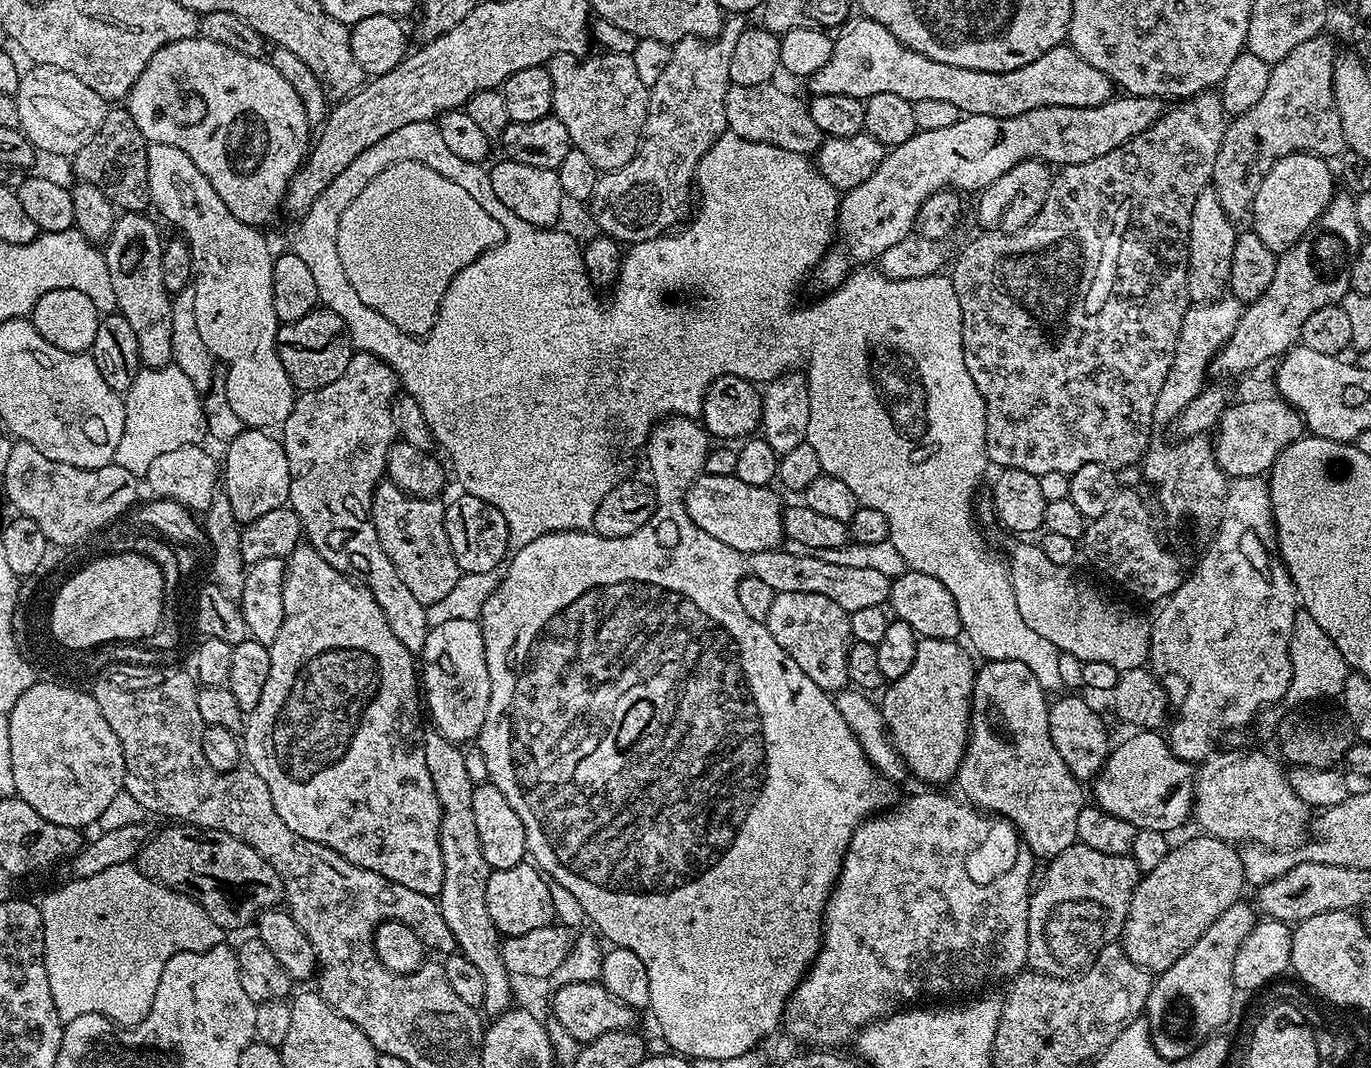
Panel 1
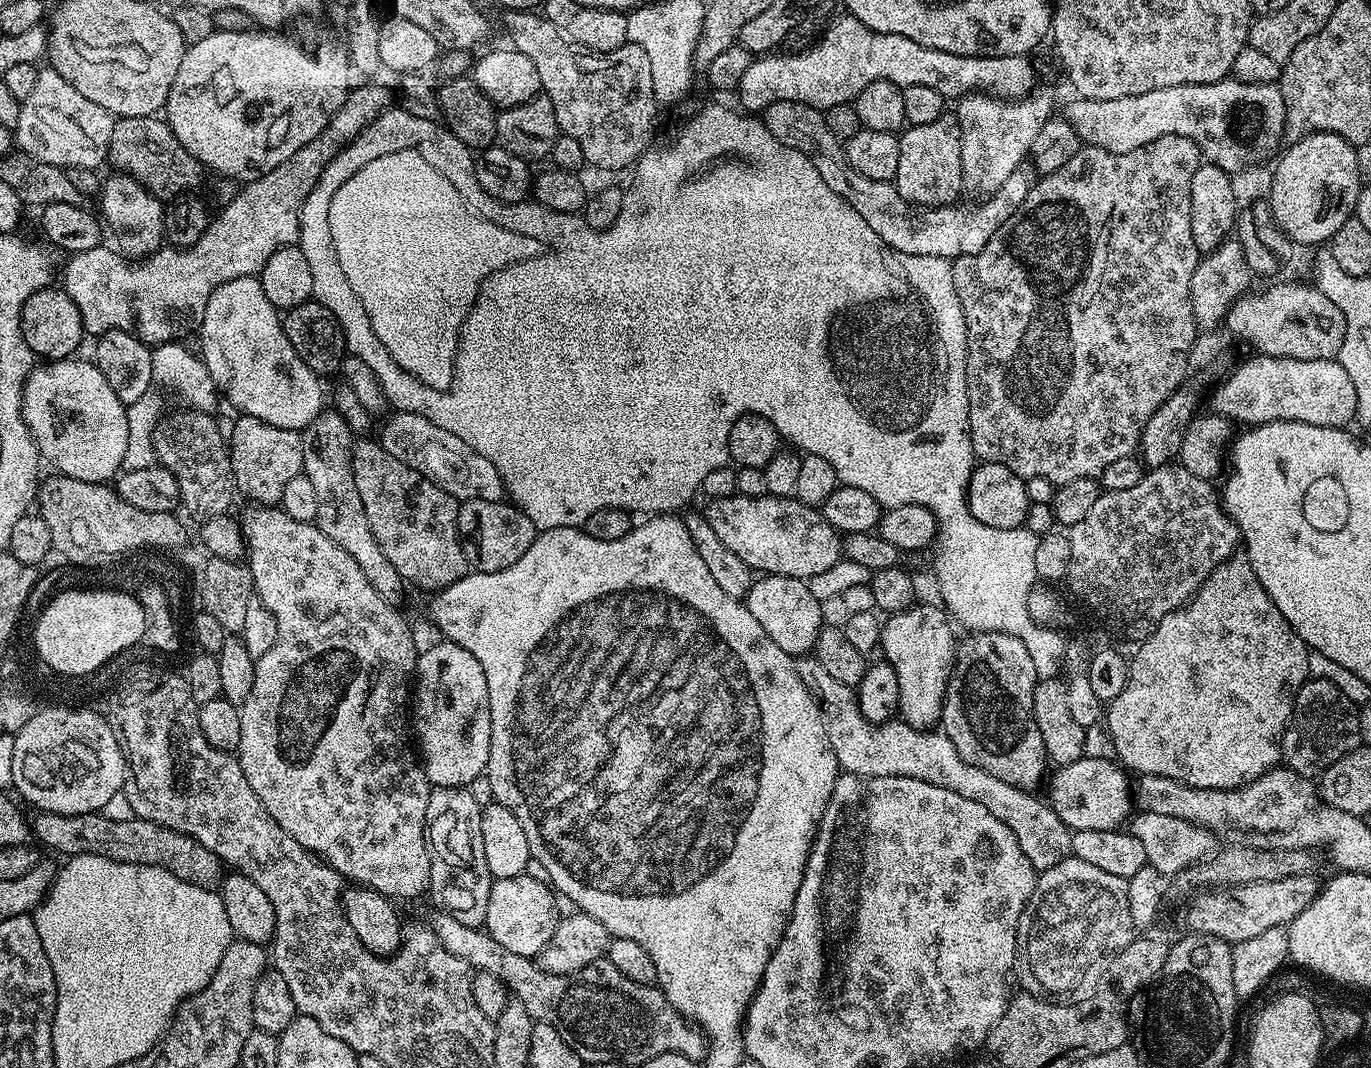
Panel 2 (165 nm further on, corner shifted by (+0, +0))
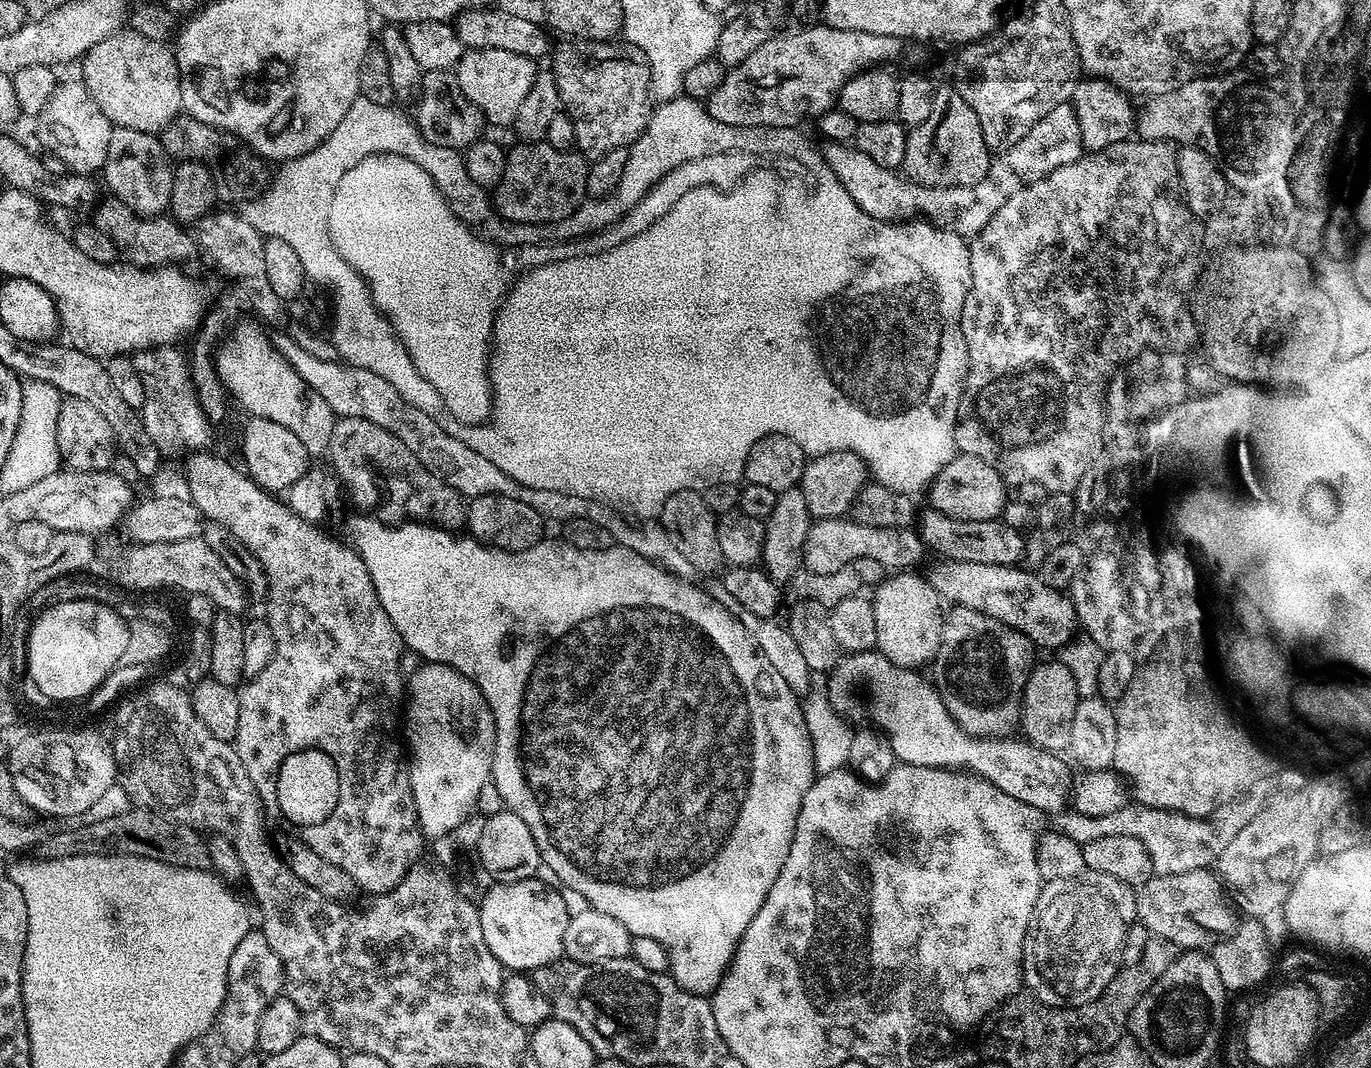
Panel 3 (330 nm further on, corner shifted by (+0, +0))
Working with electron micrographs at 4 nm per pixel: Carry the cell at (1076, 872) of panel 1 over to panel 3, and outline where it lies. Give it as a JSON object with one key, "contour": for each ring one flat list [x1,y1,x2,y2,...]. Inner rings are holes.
{"contour":[[1054,878,1054,881,1056,881,1056,884,1051,880,1045,880,1041,883,1038,902,1034,906,1034,914,1030,918,1030,926,1024,939,1023,987,1035,996,1040,1003,1049,1004,1052,1008,1077,1008,1098,999,1103,994,1107,984,1116,976,1122,964,1123,944,1127,941,1129,926,1125,923,1120,924,1120,916,1116,916,1116,912,1112,912,1112,904,1108,904,1108,900,1104,900,1104,892,1108,892,1108,888,1096,888,1096,884,1076,884,1076,880,1071,880,1071,878]]}

